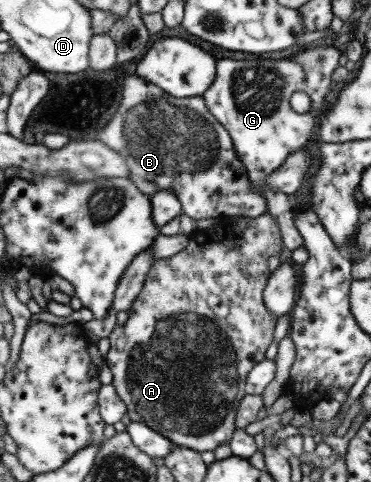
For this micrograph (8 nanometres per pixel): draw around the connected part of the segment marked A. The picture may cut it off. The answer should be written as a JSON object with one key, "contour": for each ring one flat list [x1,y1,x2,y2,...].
{"contour":[[264,213,256,218,242,217,236,222,218,217,216,223,206,229,197,229,188,235,188,245,178,253,165,258,158,258,154,263,150,263,148,273,138,295,135,297,130,307,127,309,127,319,120,326,115,326,107,337,109,349,104,358,104,363,109,367,114,386,114,391,124,402,125,413,131,421,139,421,143,425,150,427,162,437,169,439,176,446,186,447,196,452,213,451,218,445,227,444,235,431,235,411,239,401,244,397,244,384,246,374,253,365,256,365,264,358,264,351,272,341,274,333,274,323,276,314,272,314,262,300,262,291,266,285,266,280,270,272,266,267,267,259,271,255,282,257,285,254,280,231,274,219]]}

